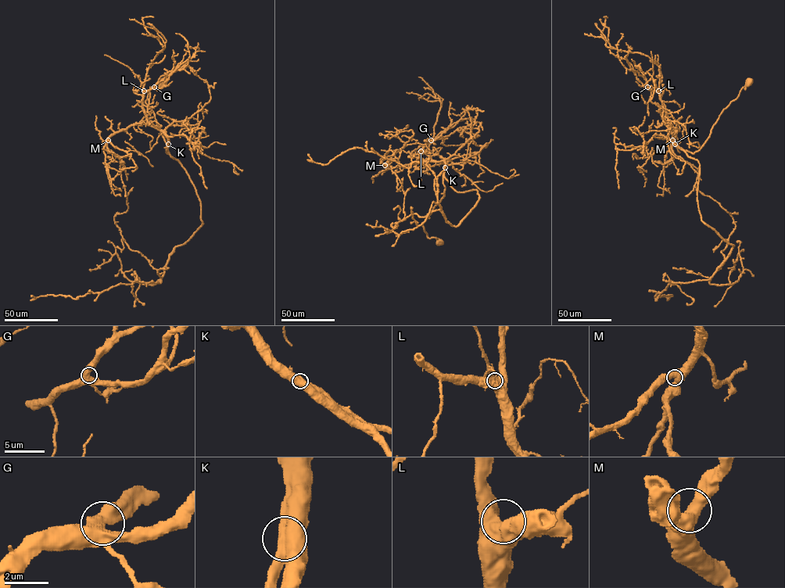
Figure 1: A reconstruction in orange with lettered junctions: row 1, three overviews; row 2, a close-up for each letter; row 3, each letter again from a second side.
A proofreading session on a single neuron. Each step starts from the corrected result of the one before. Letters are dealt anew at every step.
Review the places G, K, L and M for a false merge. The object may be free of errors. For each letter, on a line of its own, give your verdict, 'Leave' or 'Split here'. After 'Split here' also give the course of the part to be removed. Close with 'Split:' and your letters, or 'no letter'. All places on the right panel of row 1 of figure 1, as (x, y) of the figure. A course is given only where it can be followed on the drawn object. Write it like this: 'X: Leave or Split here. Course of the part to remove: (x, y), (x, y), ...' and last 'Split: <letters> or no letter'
G: Leave
K: Leave
L: Leave
M: Leave
Split: no letter

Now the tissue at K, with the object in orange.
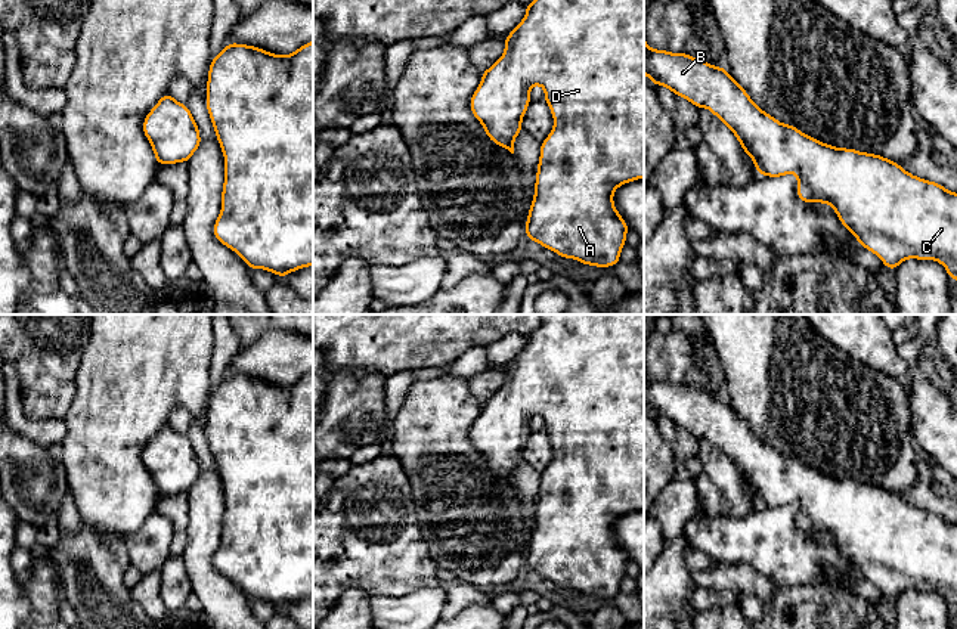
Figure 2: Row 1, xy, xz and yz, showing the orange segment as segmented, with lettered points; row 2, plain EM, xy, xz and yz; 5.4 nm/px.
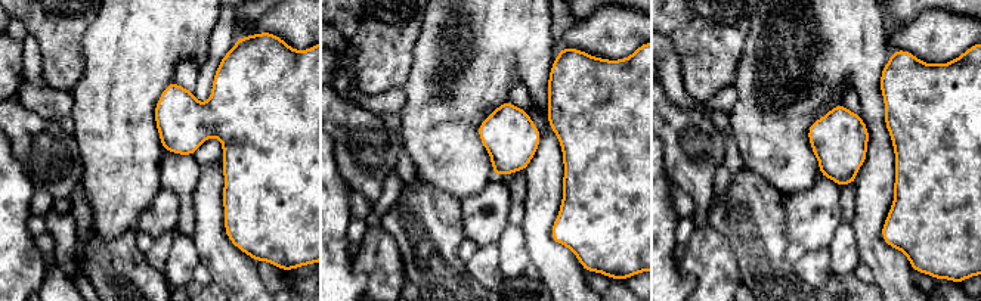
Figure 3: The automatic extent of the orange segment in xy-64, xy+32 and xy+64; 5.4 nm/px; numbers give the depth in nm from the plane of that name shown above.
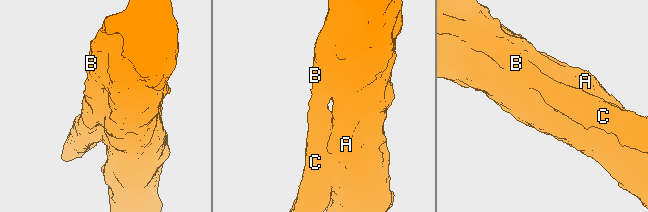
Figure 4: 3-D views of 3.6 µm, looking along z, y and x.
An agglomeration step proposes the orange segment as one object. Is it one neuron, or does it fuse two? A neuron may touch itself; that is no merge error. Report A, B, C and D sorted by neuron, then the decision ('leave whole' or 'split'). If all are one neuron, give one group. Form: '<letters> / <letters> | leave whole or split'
A B C D | leave whole

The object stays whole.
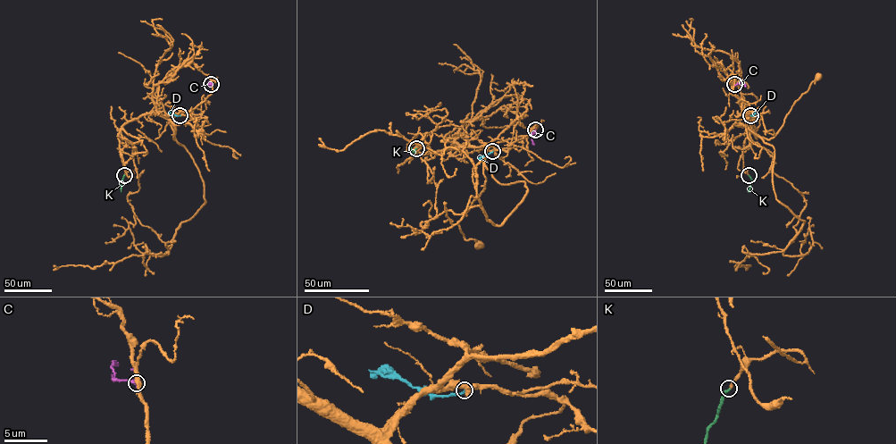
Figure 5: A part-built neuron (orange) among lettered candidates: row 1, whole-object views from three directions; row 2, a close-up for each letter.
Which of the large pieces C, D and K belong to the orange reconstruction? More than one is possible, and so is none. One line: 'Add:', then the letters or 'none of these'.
Add: K

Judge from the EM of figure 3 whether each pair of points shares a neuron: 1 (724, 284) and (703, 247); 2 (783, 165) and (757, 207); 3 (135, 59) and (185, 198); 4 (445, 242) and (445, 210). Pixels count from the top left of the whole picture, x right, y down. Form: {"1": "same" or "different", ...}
{"1": "same", "2": "different", "3": "different", "4": "same"}

